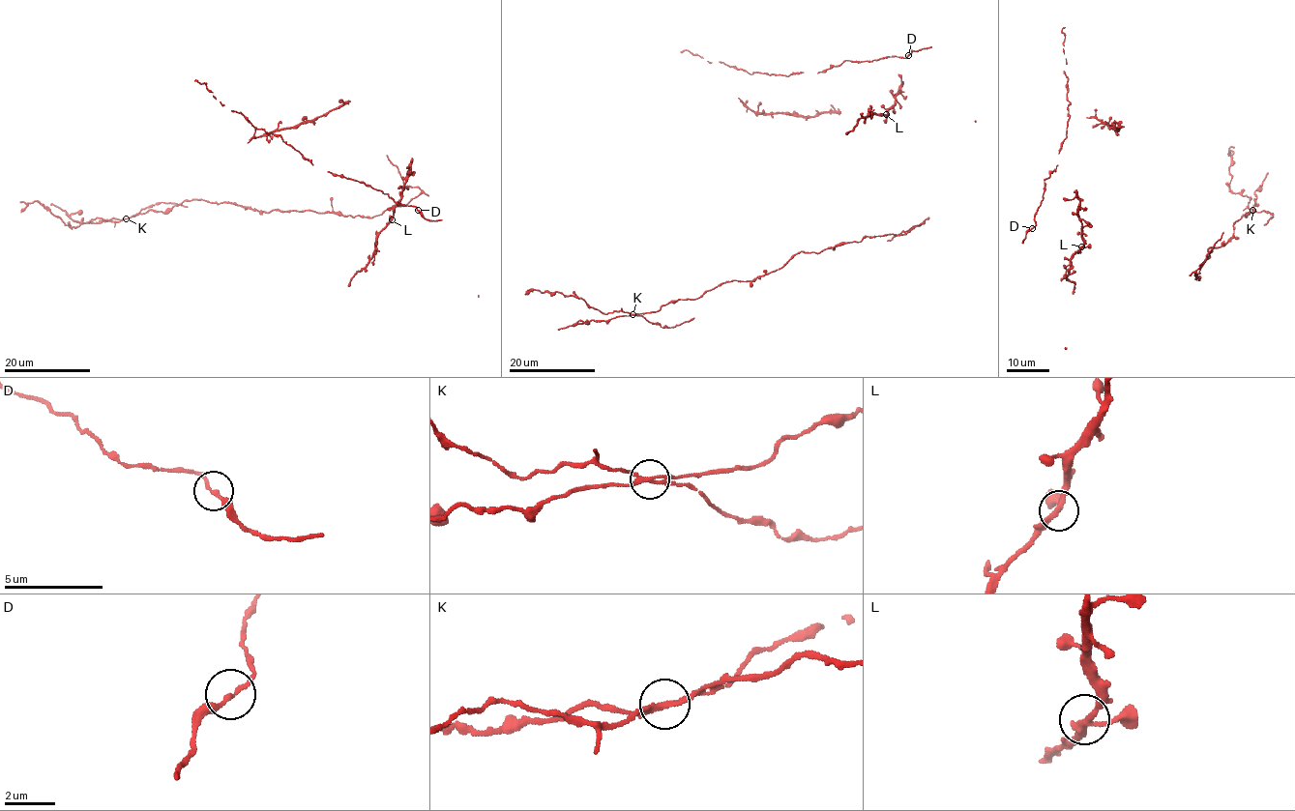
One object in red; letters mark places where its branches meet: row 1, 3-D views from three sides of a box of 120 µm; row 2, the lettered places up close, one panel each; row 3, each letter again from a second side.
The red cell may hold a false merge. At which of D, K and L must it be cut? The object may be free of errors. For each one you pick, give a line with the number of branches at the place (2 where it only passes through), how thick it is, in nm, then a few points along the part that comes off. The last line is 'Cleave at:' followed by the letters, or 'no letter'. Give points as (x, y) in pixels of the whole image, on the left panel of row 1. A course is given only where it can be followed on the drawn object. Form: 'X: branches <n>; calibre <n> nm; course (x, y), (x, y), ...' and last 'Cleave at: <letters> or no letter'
K: branches 3; calibre 180 nm; course (127, 218), (119, 221), (97, 217), (72, 227), (36, 201), (21, 213)
Cleave at: K

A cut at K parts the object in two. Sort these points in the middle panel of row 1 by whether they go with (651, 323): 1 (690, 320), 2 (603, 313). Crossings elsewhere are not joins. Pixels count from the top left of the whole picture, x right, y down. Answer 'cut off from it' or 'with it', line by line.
1: with it
2: with it

